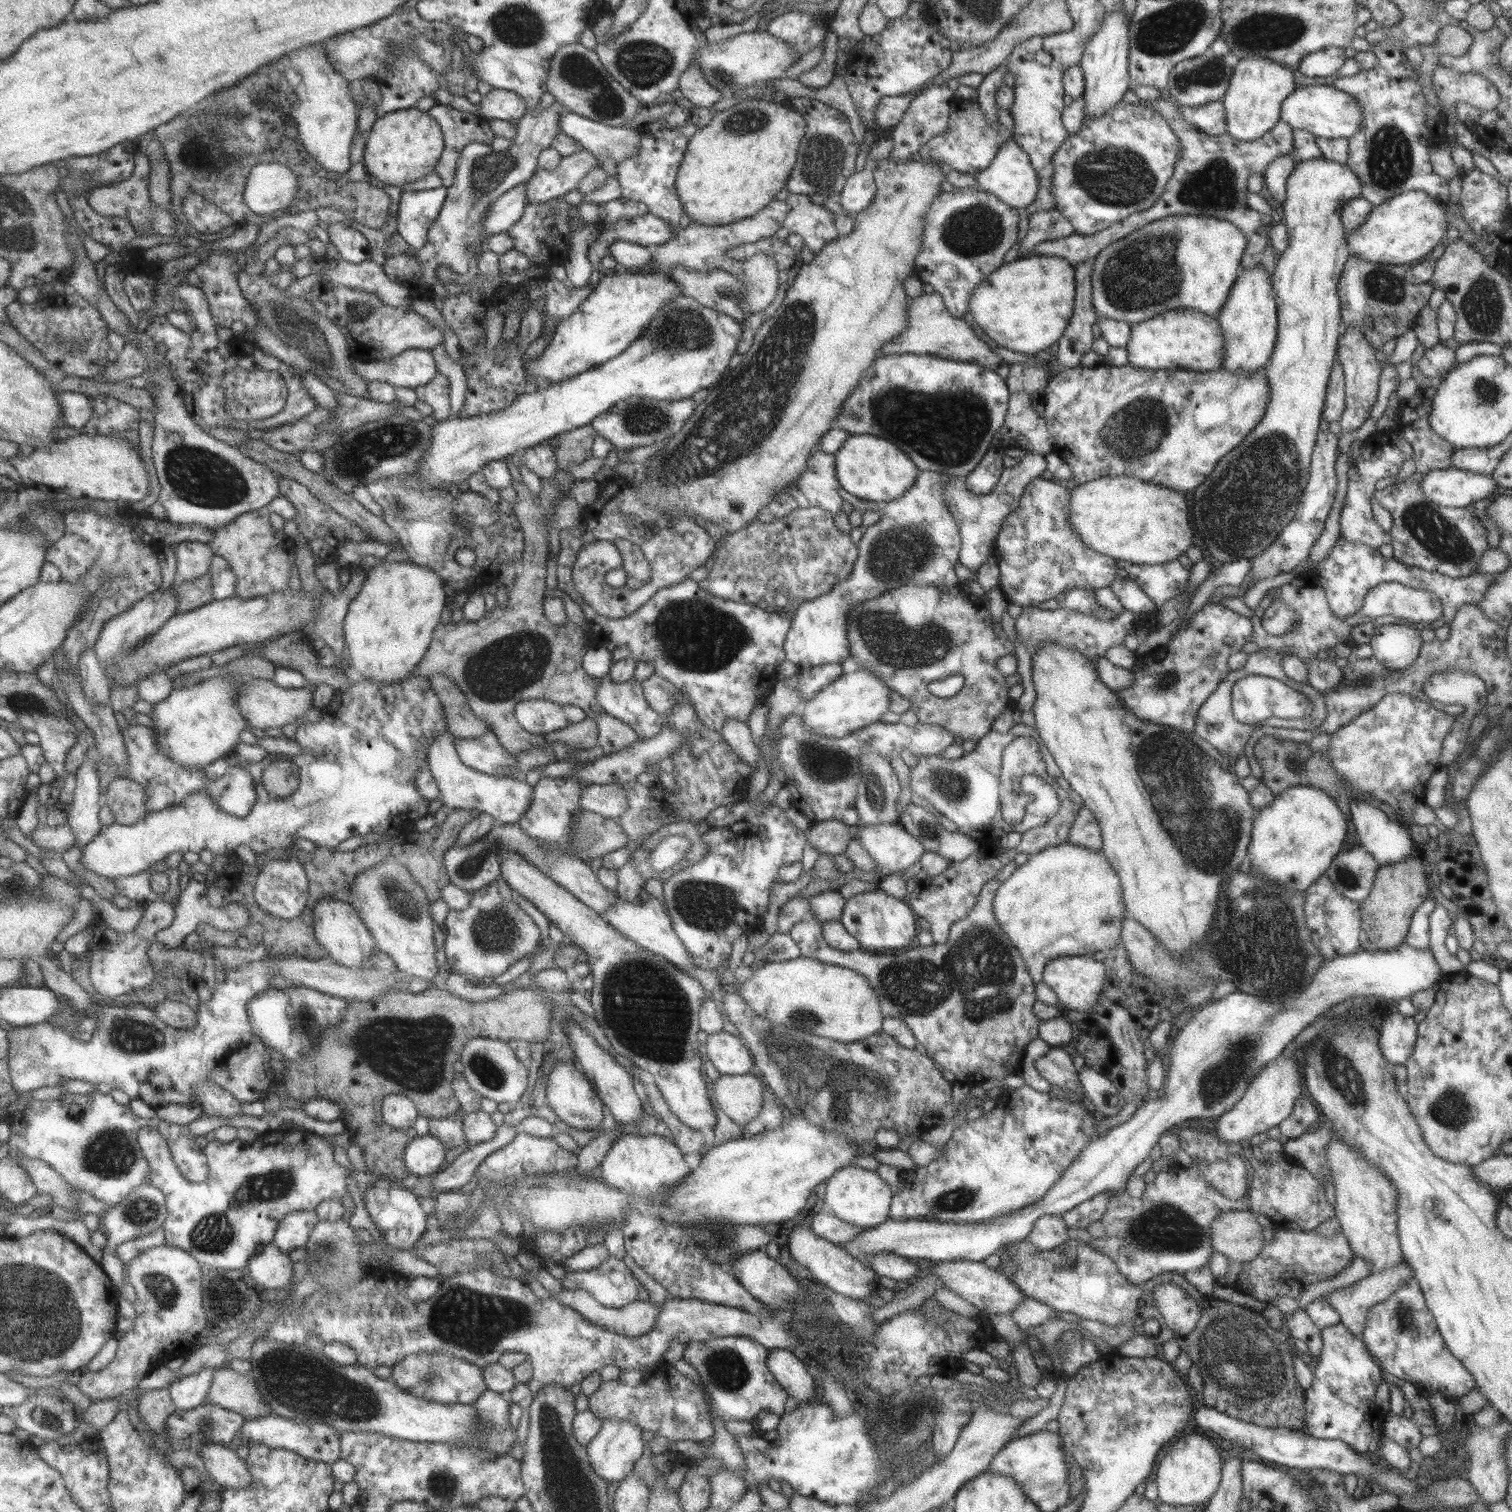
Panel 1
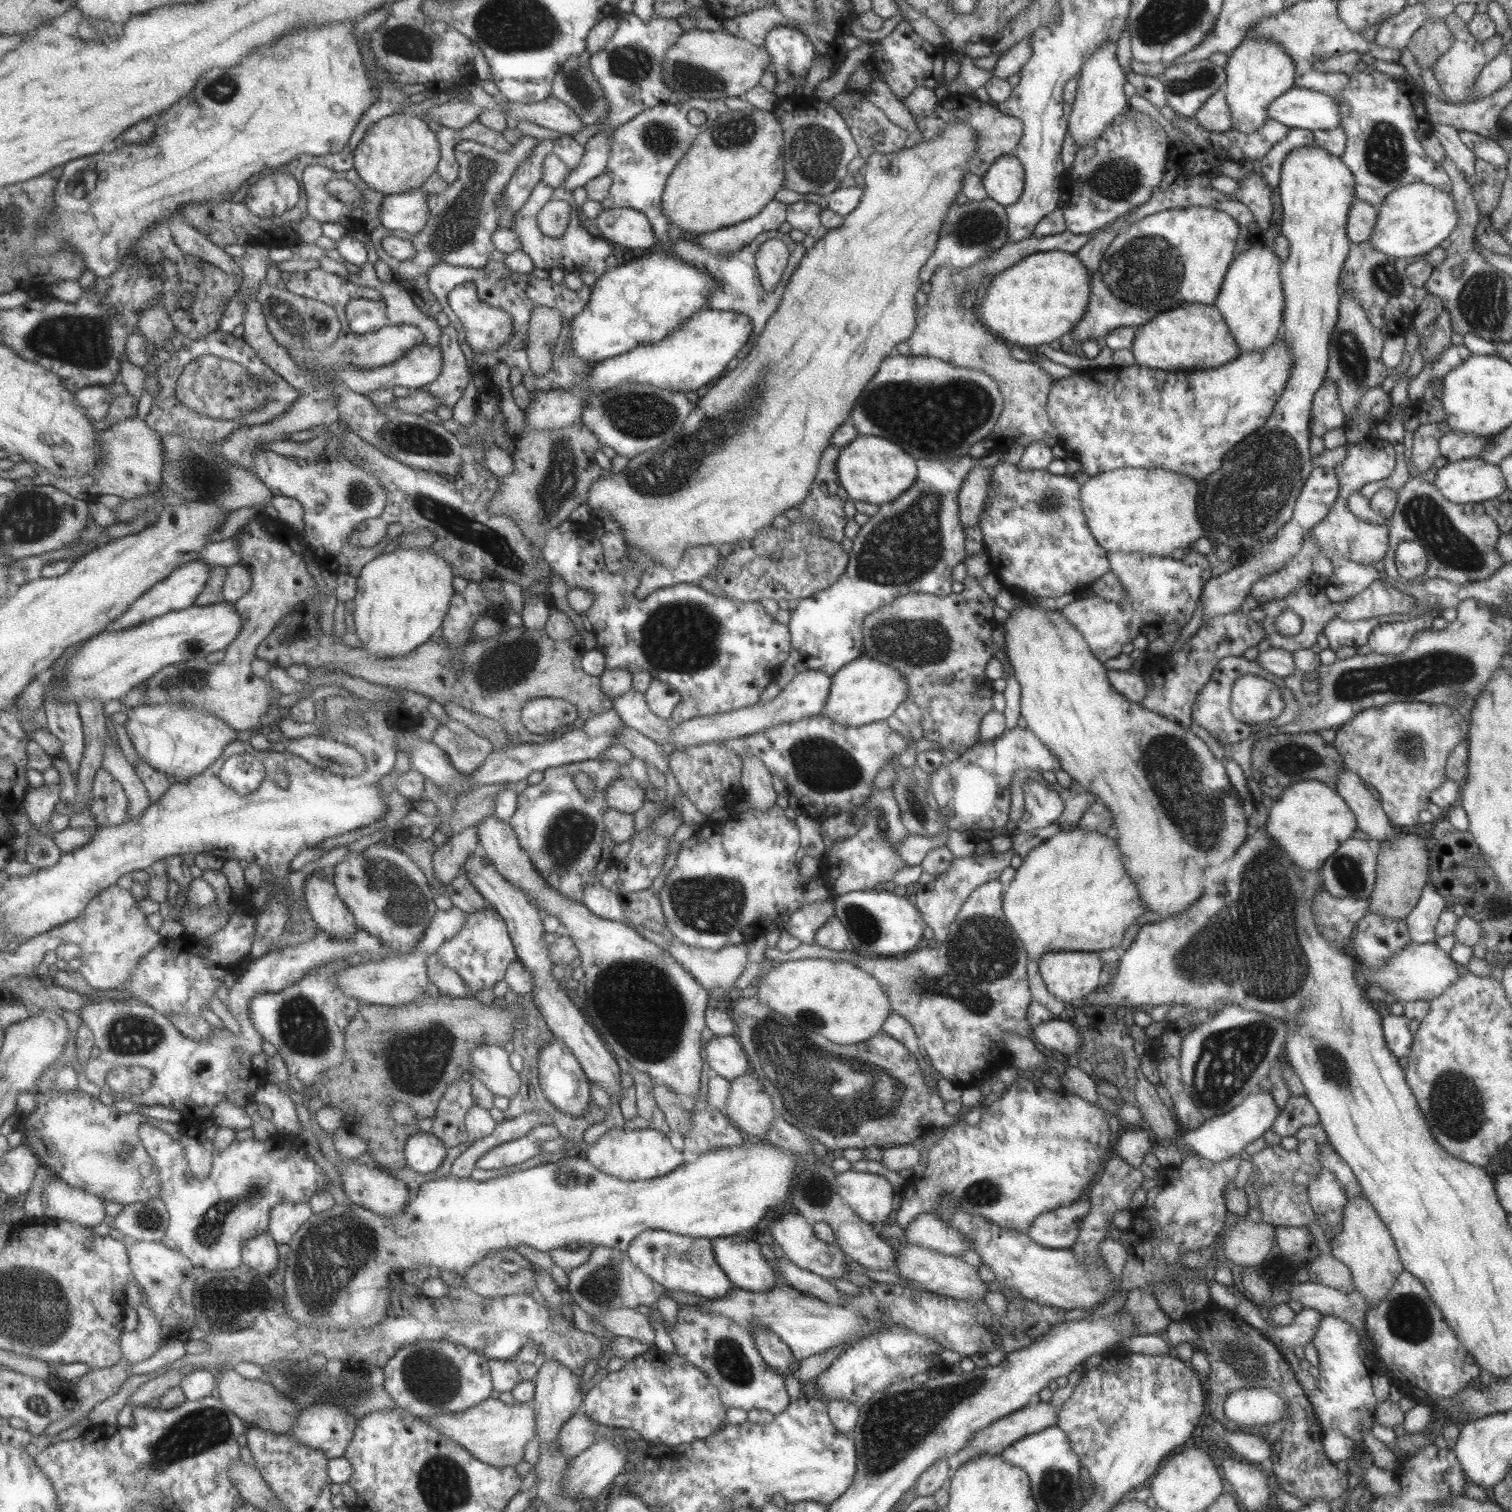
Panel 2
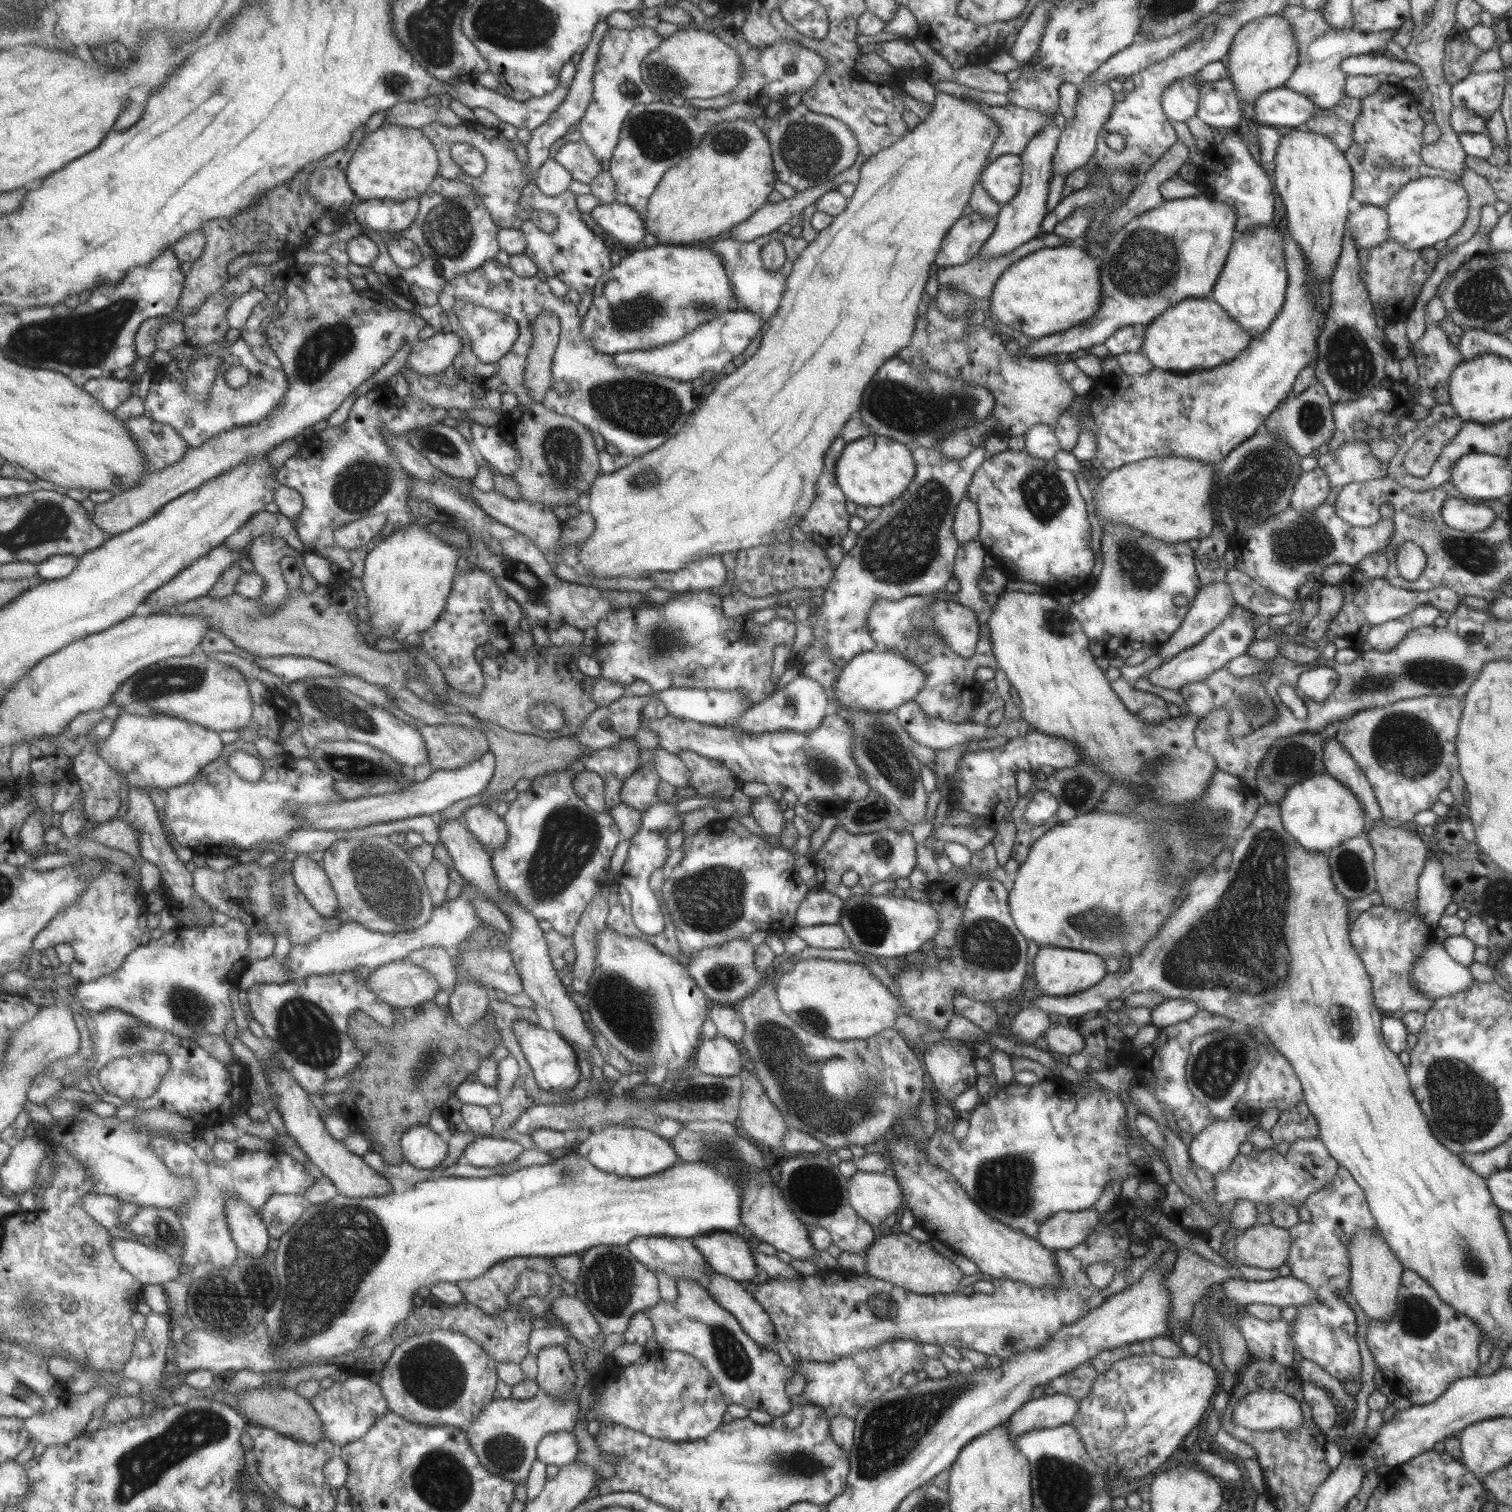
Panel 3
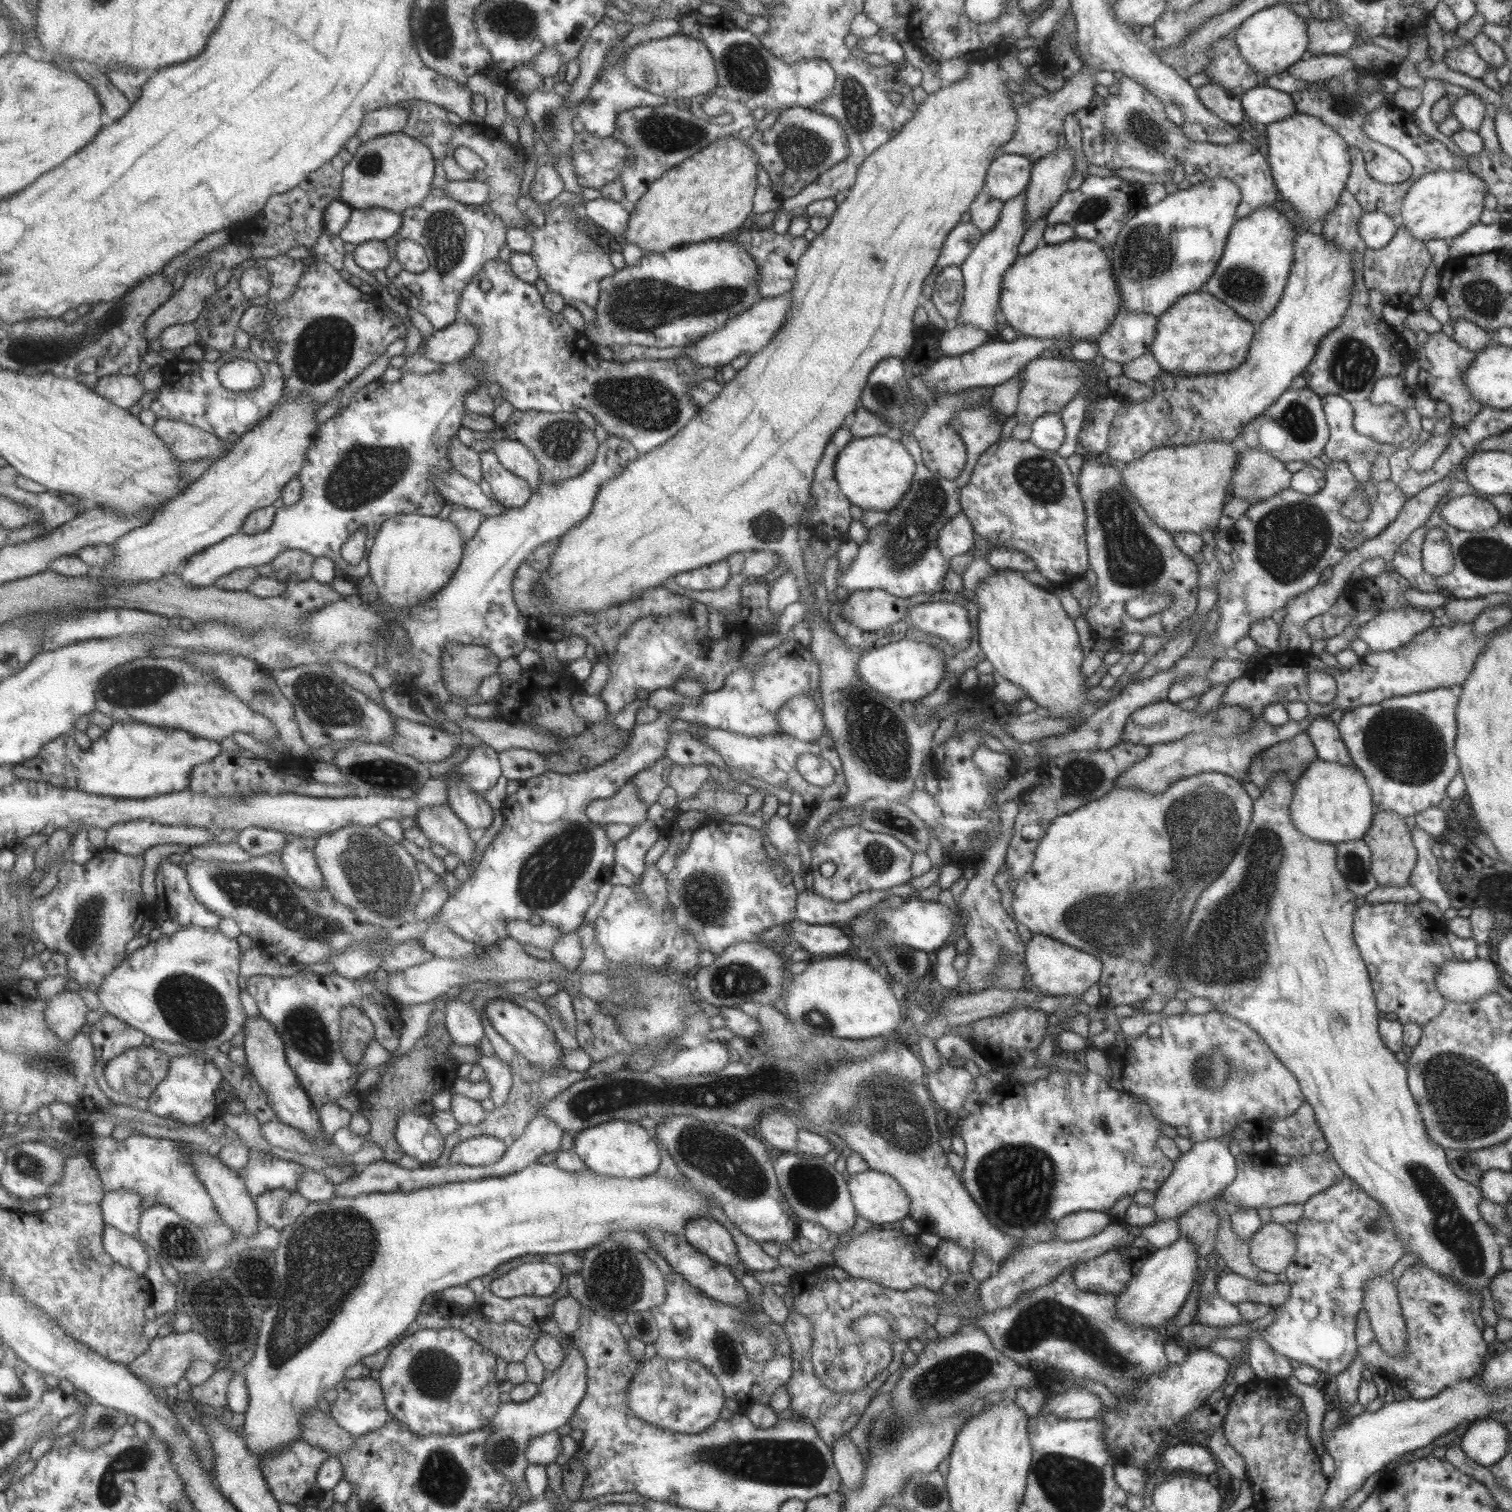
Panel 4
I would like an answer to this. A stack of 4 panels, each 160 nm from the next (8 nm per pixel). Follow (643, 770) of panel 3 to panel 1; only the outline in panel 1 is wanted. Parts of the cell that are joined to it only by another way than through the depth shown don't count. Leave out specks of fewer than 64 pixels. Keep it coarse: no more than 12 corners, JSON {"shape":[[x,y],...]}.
{"shape":[[590,784],[583,811],[617,819],[627,806],[624,786]]}

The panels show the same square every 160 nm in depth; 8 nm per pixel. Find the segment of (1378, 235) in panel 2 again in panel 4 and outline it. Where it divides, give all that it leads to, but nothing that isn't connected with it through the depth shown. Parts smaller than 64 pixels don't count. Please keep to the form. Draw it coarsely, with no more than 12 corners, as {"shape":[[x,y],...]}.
{"shape":[[1470,171],[1429,172],[1405,193],[1415,240],[1448,242],[1479,220]]}

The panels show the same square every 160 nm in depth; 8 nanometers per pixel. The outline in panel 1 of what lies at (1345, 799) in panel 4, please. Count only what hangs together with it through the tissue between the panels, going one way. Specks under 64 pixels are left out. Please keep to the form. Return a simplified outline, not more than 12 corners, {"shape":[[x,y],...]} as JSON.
{"shape":[[1287,787],[1255,811],[1249,872],[1303,892],[1346,830],[1333,797]]}

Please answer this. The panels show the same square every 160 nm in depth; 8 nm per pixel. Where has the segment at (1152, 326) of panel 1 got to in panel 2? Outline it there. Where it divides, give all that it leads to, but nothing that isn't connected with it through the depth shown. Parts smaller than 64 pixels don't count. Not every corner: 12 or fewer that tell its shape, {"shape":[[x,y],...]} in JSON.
{"shape":[[1185,303],[1137,326],[1142,367],[1190,372],[1240,348],[1215,305]]}

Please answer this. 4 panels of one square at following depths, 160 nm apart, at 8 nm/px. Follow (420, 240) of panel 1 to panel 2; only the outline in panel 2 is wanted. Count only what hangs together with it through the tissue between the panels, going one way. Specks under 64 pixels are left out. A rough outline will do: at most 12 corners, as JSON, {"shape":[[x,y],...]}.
{"shape":[[423,189],[387,195],[379,216],[389,230],[420,233],[430,208]]}

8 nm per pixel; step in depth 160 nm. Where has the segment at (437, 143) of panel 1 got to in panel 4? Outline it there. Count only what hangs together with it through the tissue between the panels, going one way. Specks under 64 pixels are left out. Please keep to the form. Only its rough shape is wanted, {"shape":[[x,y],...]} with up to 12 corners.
{"shape":[[403,134],[361,144],[340,199],[402,214],[434,189],[437,160]]}

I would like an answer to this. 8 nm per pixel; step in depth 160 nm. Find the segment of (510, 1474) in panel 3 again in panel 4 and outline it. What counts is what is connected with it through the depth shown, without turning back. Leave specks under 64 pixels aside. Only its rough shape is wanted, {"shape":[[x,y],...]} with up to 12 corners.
{"shape":[[569,1336],[565,1358],[524,1403],[501,1403],[485,1456],[533,1499],[524,1450],[566,1424],[586,1391],[586,1364]]}

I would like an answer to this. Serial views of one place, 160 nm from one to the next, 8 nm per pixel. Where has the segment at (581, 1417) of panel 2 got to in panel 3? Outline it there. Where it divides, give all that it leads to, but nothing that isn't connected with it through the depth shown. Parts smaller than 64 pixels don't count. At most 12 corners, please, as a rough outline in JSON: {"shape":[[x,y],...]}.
{"shape":[[549,1432],[536,1459],[557,1467],[574,1462],[571,1432]]}

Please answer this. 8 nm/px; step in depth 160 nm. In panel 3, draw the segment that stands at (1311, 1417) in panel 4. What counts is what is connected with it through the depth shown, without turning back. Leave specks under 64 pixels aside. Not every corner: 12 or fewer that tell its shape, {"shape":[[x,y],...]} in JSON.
{"shape":[[1302,1382],[1315,1426],[1327,1431],[1335,1408],[1322,1387]]}

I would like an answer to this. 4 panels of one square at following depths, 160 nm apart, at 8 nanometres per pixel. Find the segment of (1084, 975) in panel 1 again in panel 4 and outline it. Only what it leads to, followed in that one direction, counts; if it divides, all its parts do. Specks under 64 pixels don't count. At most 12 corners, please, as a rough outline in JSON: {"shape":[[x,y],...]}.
{"shape":[[1030,934],[1028,984],[1081,997],[1098,982],[1095,954]]}

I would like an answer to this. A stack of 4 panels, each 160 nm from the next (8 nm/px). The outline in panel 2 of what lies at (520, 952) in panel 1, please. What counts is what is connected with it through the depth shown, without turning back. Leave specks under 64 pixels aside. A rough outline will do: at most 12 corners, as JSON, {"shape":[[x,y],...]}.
{"shape":[[491,906],[436,954],[471,999],[517,960],[504,917]]}

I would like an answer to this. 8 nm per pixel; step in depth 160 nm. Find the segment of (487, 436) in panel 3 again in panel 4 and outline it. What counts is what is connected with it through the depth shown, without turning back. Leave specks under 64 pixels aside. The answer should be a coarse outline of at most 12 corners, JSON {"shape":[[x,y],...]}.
{"shape":[[487,441],[509,472],[535,491],[539,482],[536,456],[519,441]]}

